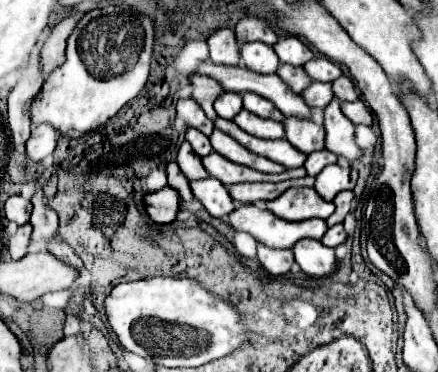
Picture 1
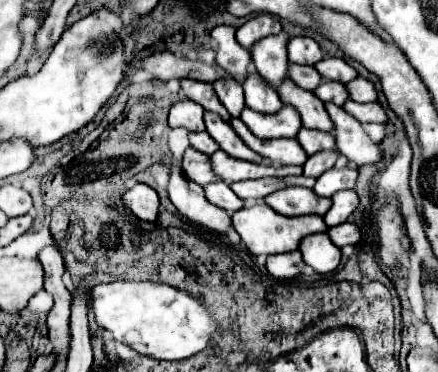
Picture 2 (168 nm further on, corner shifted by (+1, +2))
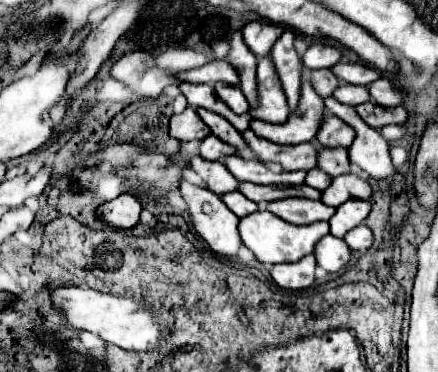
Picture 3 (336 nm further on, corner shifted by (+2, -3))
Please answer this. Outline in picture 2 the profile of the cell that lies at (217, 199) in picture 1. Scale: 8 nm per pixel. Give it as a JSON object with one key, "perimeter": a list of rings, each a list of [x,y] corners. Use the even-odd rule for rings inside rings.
{"perimeter":[[[217,179],[217,181],[209,183],[209,185],[205,185],[203,191],[205,191],[207,201],[211,201],[213,205],[225,209],[227,213],[235,213],[235,211],[239,211],[239,209],[243,207],[243,201],[231,191],[229,185],[223,183],[221,179]]]}

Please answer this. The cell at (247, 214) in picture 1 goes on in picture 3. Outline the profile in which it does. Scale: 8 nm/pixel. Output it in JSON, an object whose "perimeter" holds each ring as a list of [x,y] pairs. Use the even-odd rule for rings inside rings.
{"perimeter":[[[258,210],[250,216],[244,216],[240,220],[240,236],[242,242],[256,254],[256,258],[260,262],[268,262],[268,264],[278,264],[278,262],[298,262],[300,258],[308,256],[314,252],[314,246],[318,244],[320,238],[324,238],[330,228],[328,222],[314,222],[310,226],[294,226],[274,214],[270,214],[268,210]]]}

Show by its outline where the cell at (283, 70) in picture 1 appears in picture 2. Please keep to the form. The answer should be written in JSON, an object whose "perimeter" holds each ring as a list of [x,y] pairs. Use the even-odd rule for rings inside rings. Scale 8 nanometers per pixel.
{"perimeter":[[[289,65],[289,79],[305,91],[313,91],[321,83],[321,75],[309,65]]]}

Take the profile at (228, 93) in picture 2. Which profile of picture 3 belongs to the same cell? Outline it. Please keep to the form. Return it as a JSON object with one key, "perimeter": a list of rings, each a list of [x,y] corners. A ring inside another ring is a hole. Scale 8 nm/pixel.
{"perimeter":[[[218,82],[218,84],[216,84],[216,92],[218,92],[218,96],[220,96],[228,106],[230,106],[232,112],[236,112],[236,114],[244,114],[244,112],[250,110],[248,100],[244,98],[242,90],[238,90],[238,86]]]}

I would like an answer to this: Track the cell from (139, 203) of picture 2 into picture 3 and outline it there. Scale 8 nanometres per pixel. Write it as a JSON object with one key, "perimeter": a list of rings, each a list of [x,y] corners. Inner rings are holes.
{"perimeter":[[[120,194],[118,198],[100,204],[96,210],[96,218],[110,226],[126,230],[126,228],[134,228],[138,224],[140,210],[142,210],[142,206],[140,206],[138,198],[134,198],[132,194]]]}

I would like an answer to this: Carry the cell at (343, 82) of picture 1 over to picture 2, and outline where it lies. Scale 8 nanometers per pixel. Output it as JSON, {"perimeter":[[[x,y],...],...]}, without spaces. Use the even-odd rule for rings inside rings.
{"perimeter":[[[355,77],[355,81],[345,83],[345,89],[349,93],[349,99],[353,101],[375,101],[377,99],[373,83],[363,77]]]}

